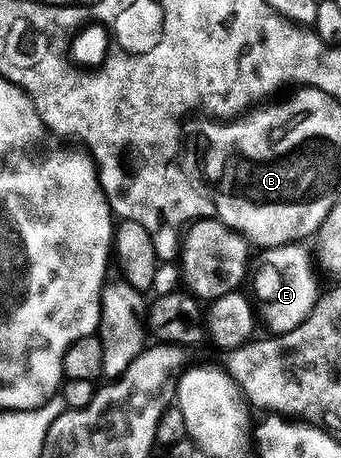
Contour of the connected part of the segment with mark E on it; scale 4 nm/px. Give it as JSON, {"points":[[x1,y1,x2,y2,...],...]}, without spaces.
{"points":[[303,242,273,246,260,254,263,255,260,258,258,255,257,265,253,270,253,282,255,278,253,298,257,303,257,314,262,325,264,322,271,334,284,334,297,328,297,324,301,324,301,320,305,320,305,316,309,316,309,312,313,312,317,304,321,293,319,278,315,275,317,262,313,257,312,247,310,250]]}

